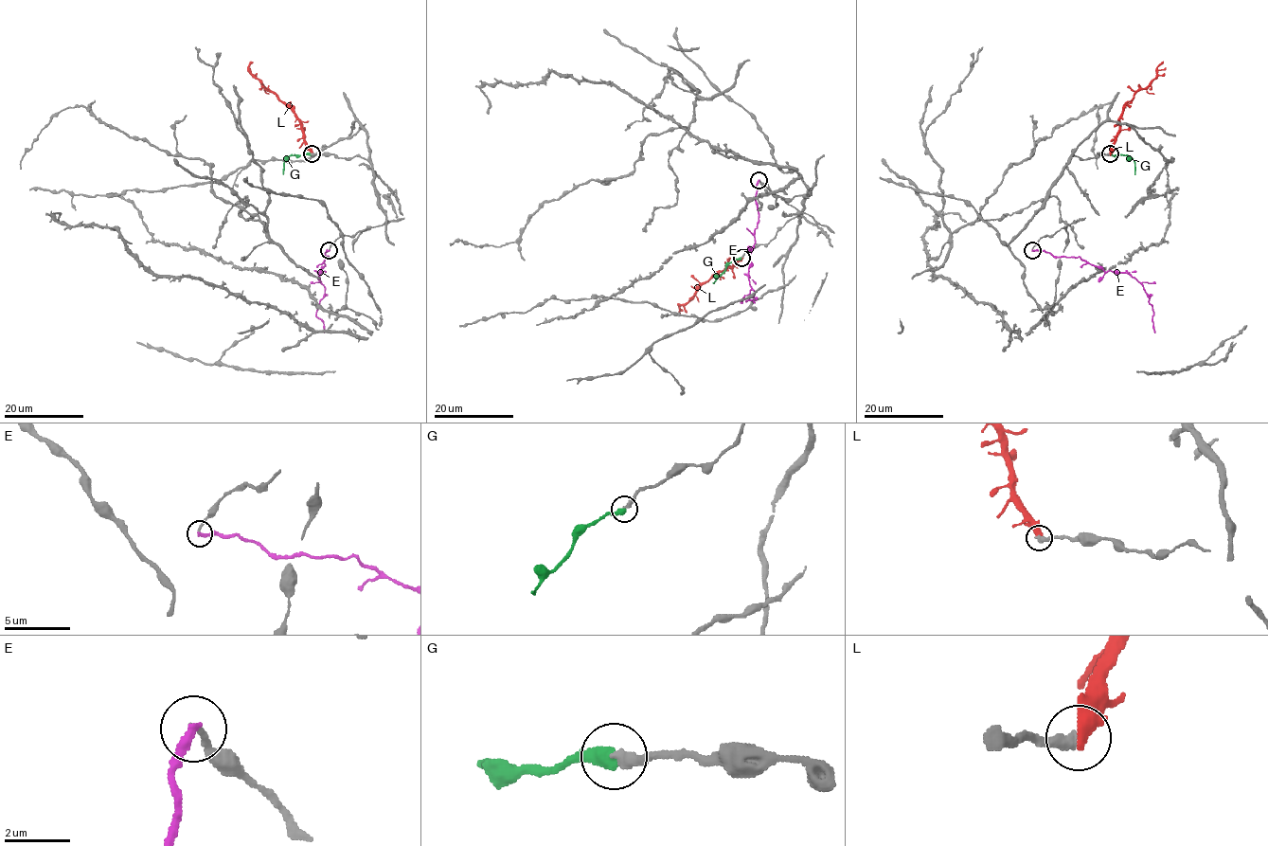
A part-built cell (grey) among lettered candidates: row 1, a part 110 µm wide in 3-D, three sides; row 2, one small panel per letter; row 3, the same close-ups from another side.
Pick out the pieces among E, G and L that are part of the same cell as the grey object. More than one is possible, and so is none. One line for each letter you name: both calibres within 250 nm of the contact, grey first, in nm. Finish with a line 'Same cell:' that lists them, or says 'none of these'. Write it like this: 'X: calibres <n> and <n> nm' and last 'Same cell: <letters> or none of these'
G: calibres 360 and 440 nm
Same cell: G

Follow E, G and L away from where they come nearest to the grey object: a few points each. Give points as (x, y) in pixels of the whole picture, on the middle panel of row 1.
E: (759, 180), (755, 199), (758, 204), (758, 227), (749, 253), (748, 276), (755, 294), (746, 301), (755, 303)
G: (741, 257), (731, 261), (714, 283)
L: (741, 257), (731, 267), (719, 270), (686, 303), (679, 305), (683, 311)

